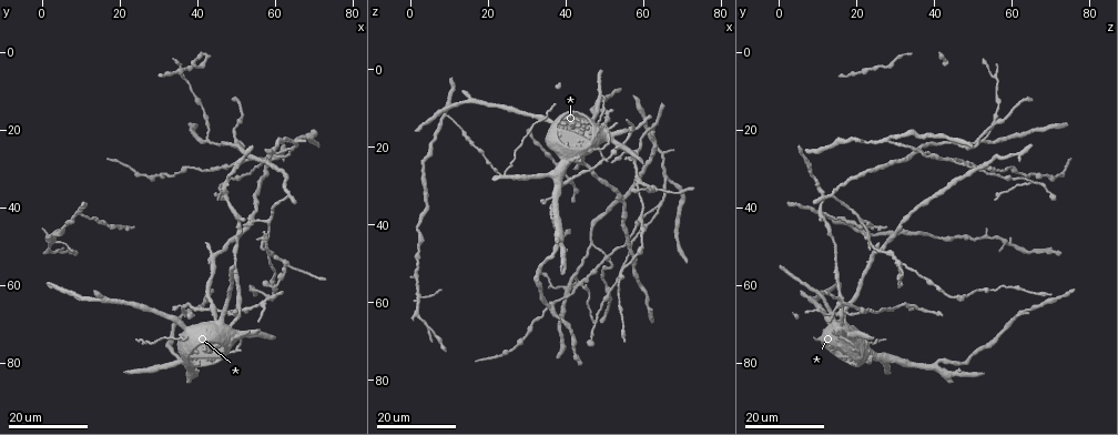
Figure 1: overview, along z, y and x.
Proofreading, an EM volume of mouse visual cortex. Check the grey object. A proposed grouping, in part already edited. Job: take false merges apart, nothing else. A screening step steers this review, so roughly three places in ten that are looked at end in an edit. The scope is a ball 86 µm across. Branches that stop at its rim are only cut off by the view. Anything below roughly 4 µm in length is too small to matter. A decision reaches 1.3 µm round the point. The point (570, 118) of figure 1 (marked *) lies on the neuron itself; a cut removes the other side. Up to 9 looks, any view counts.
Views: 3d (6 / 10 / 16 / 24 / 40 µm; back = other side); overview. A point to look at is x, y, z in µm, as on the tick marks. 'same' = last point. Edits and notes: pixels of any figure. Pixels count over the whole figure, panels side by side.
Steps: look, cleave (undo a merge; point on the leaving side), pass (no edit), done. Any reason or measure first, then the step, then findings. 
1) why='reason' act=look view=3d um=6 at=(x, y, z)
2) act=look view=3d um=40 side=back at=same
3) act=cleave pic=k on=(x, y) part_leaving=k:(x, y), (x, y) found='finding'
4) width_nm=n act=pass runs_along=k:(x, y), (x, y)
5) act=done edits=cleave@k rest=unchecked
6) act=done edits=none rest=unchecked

act=look view=3d um=24 at=(56.5, 30.5, 49.5)

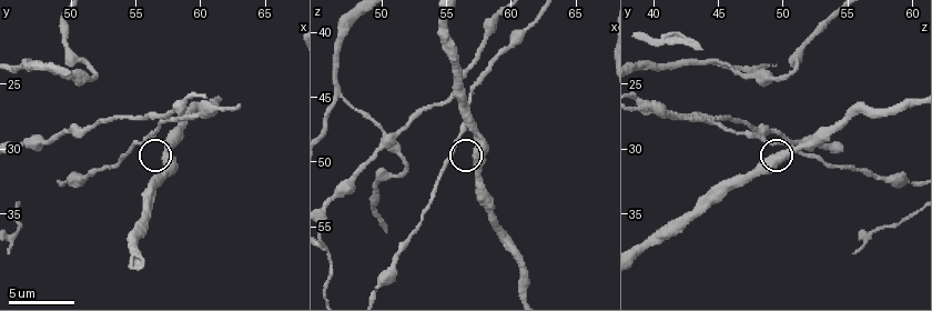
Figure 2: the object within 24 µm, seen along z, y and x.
act=look view=3d um=10 at=(57.2, 30.4, 49.6)

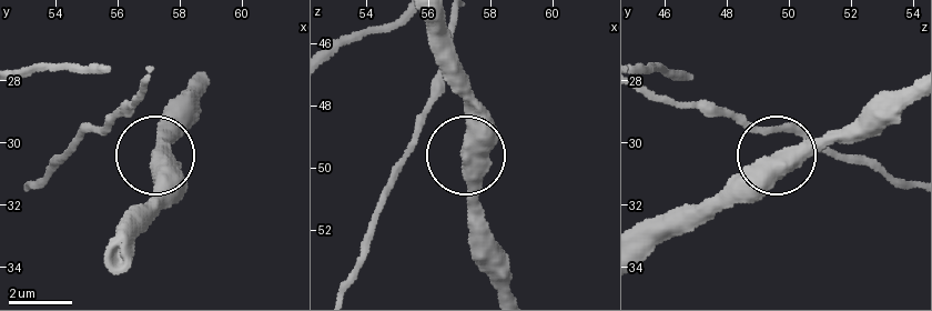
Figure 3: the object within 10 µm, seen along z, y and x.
side_arm_um=20 act=pass runs_along=3:(423, 18), (470, 129), (462, 169), (470, 238) found='one neuron here'

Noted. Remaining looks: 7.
why='three arms meet' act=look view=3d um=16 at=(47.0, 33.5, 65.0)

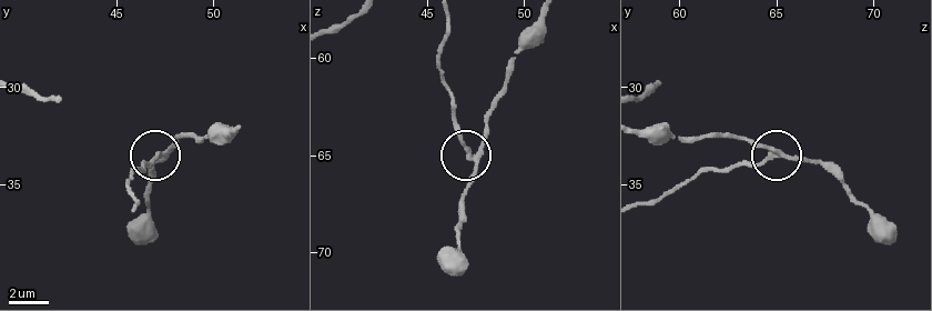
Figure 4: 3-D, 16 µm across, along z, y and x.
act=look view=3d um=6 at=(47.2, 33.5, 65.0)

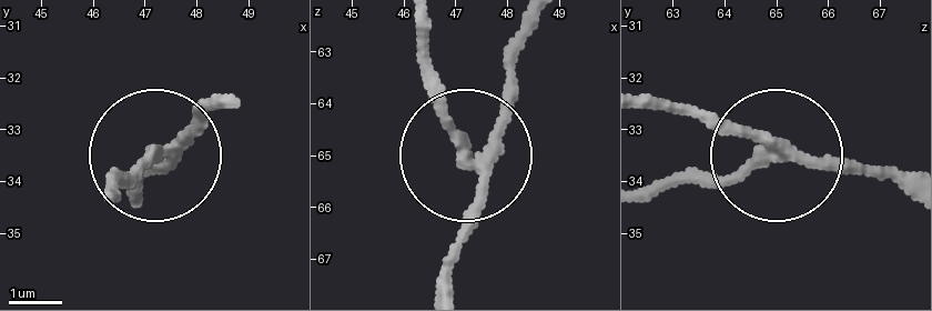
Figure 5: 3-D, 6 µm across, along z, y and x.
arms=3 act=cleave pic=5 on=(120, 187) part_leaving=5:(163, 150), (110, 190) found='two neurons meet here'

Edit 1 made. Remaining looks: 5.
why='branch point' act=look view=3d um=24 at=(63.5, 54.5, 30.5)

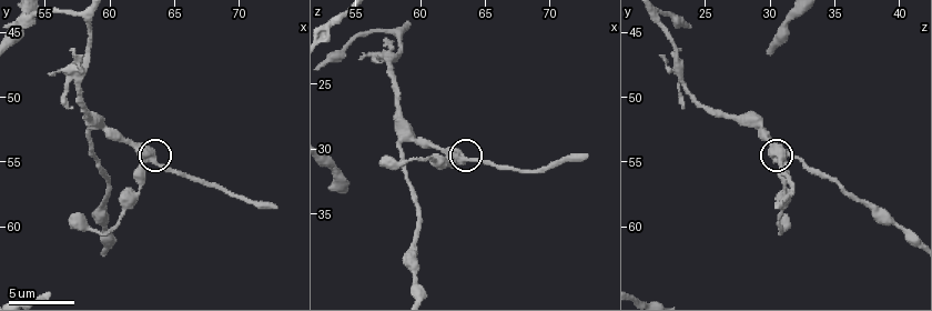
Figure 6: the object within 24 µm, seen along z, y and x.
act=look view=3d um=10 at=(63.0, 54.8, 31.2)

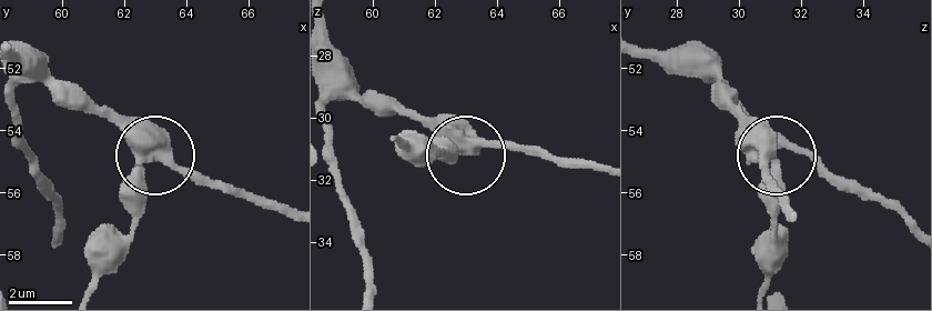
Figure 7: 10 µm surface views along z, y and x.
width_nm=450 act=pass found='continuous, no second neuron'

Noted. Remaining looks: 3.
act=done edits=cleave@5 rest=unchecked

